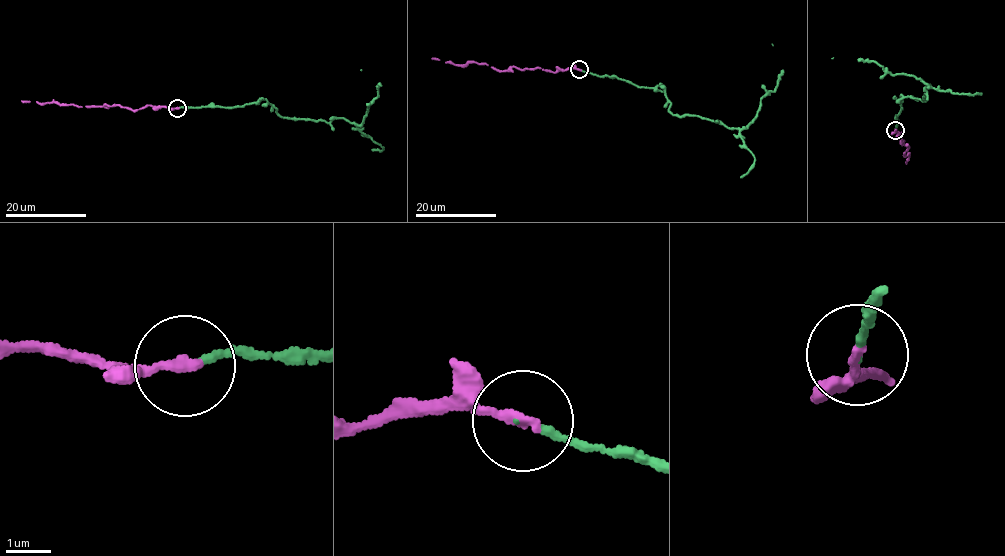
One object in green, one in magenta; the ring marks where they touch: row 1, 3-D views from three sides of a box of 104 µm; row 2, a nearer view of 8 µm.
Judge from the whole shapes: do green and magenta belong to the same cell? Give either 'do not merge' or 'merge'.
merge

